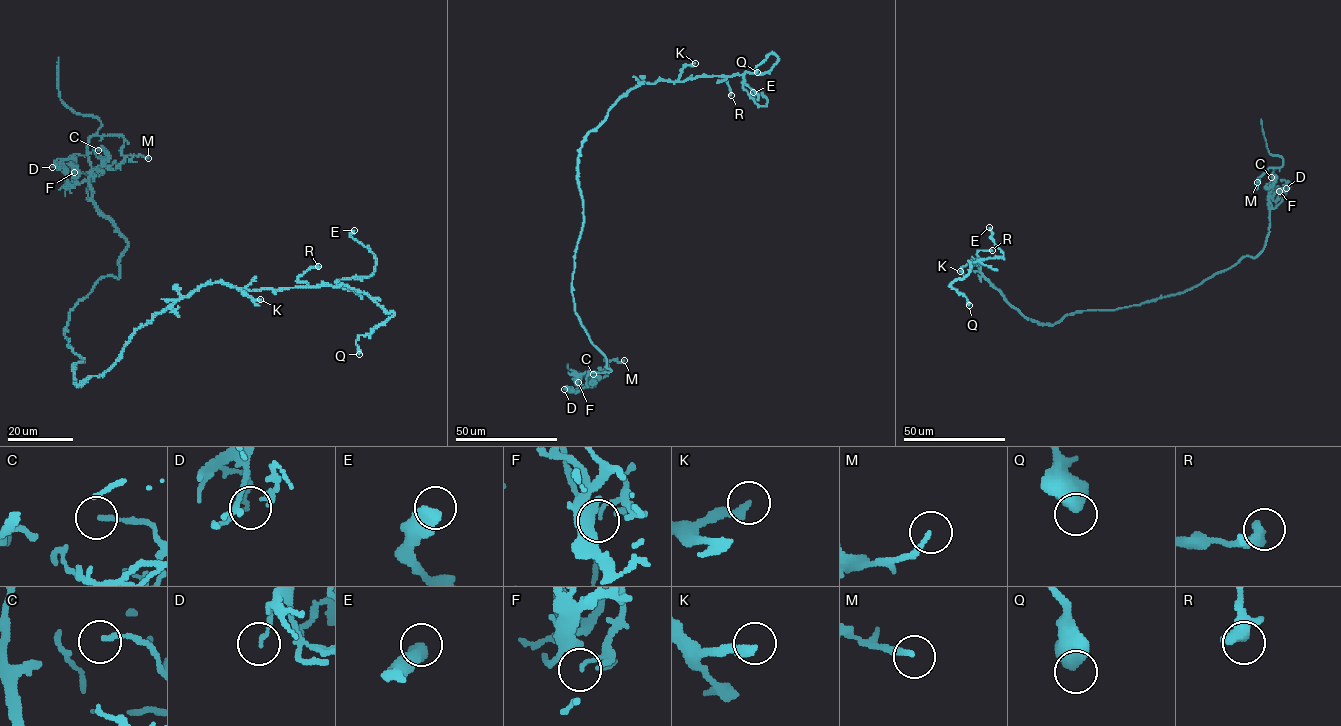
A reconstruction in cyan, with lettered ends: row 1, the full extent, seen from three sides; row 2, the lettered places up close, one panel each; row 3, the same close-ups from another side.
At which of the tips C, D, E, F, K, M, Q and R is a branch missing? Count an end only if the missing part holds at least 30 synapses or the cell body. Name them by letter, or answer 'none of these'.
none of these

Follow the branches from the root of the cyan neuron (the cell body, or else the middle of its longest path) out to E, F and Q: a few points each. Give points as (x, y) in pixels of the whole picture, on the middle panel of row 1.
E: (582, 200), (582, 142), (630, 90), (658, 80), (742, 75), (743, 88), (765, 106), (766, 98), (753, 92)
F: (582, 200), (583, 221), (572, 275), (574, 310), (611, 371), (586, 371), (578, 382)
Q: (582, 200), (577, 178), (582, 142), (629, 91), (658, 80), (765, 73), (778, 57), (770, 53), (757, 72)

